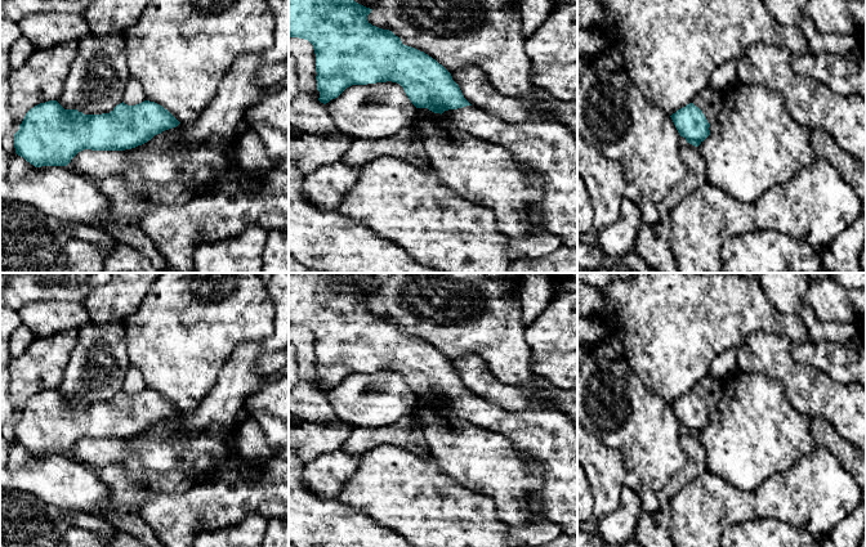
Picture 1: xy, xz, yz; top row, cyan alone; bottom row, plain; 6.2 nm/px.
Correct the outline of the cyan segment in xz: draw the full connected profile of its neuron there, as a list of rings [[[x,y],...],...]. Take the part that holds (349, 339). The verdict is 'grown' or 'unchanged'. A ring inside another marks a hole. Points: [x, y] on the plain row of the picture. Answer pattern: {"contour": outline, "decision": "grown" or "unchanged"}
{"contour": [[[289,273],[289,323],[313,333],[318,389],[326,393],[352,373],[399,372],[416,396],[441,402],[445,411],[503,434],[526,454],[527,462],[544,472],[543,489],[531,496],[531,508],[559,525],[563,533],[577,535],[577,423],[549,408],[510,412],[472,394],[442,353],[424,340],[403,333],[392,319],[372,314],[367,309],[371,299],[321,273]]], "decision": "grown"}

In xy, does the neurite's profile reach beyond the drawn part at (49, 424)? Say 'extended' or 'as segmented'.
as segmented

